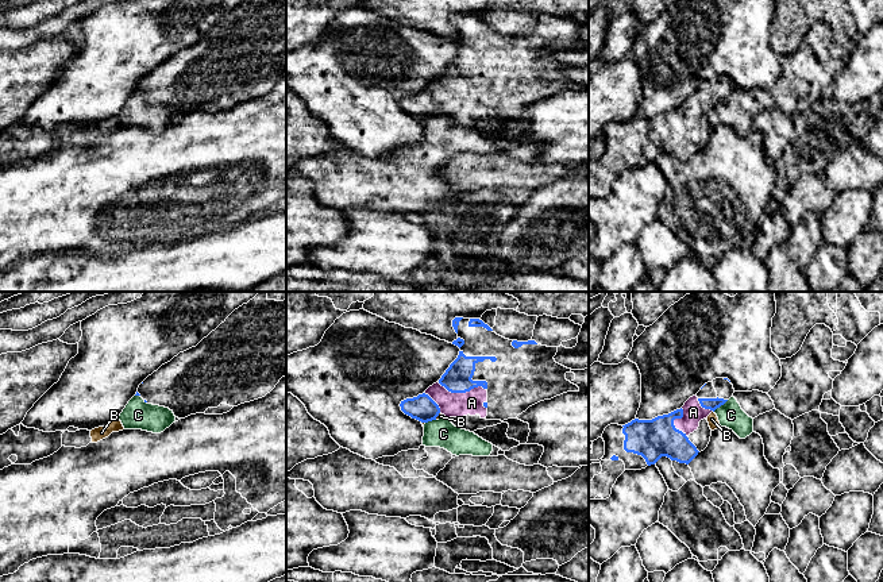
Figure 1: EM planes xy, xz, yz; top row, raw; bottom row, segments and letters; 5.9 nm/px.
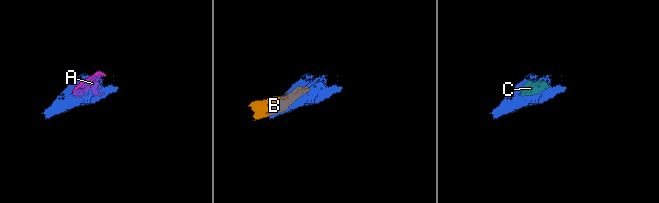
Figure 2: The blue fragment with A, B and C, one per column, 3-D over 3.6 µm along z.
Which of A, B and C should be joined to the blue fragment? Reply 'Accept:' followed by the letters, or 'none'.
Accept: A

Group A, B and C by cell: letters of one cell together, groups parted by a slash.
A / B C

